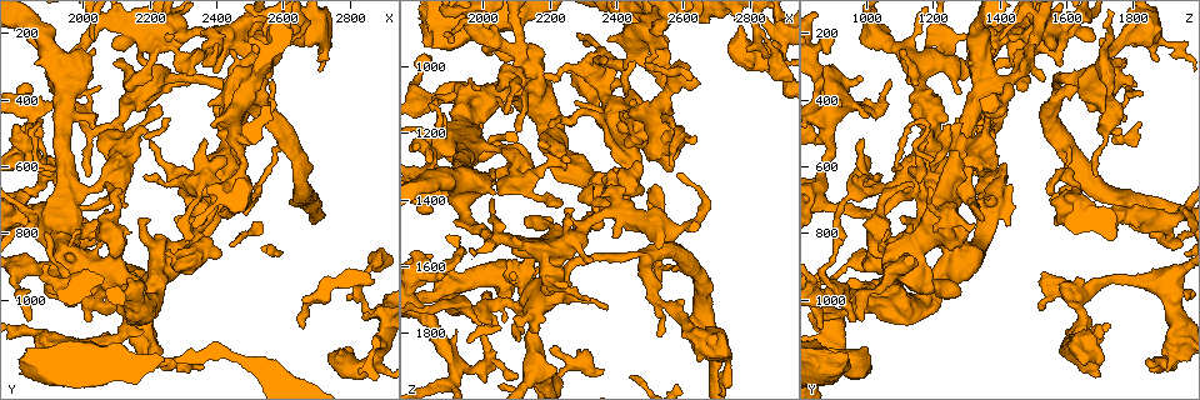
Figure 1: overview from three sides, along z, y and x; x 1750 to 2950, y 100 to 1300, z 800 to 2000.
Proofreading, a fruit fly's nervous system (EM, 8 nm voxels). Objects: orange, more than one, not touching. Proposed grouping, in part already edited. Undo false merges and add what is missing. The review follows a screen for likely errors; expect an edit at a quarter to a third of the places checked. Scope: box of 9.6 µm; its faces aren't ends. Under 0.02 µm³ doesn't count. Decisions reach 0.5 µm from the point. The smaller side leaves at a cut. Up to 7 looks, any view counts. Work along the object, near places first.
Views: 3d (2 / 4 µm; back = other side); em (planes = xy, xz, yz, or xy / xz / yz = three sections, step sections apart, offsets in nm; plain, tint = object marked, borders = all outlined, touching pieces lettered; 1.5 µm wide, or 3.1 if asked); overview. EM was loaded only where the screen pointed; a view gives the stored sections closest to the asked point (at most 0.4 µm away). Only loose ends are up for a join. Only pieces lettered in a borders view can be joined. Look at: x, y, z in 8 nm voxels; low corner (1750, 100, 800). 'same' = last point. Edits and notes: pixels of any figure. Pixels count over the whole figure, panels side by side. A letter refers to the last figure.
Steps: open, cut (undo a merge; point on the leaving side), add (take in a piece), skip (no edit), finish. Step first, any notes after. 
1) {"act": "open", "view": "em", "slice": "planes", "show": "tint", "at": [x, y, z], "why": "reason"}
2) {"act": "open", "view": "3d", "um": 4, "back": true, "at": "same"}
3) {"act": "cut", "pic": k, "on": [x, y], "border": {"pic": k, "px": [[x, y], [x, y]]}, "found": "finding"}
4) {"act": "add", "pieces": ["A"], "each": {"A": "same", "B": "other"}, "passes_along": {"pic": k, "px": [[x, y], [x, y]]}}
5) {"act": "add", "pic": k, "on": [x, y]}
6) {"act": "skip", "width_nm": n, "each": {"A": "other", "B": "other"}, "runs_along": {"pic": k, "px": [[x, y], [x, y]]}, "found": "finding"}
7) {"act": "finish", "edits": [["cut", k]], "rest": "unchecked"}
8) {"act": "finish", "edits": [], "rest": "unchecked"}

{"act": "open", "view": "em", "slice": "planes", "show": "tint", "at": [1850, 430, 1370], "why": "four or more arms meet"}

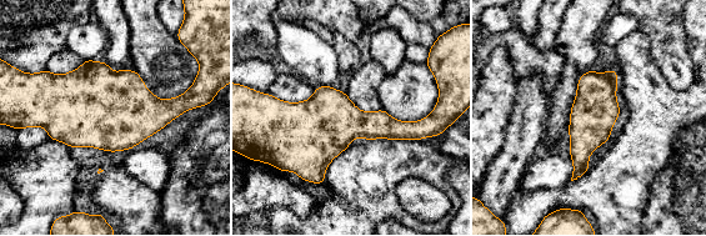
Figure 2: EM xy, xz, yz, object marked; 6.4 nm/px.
{"act": "open", "view": "em", "slice": "planes", "show": "borders", "at": "same", "why": "what lies round it"}

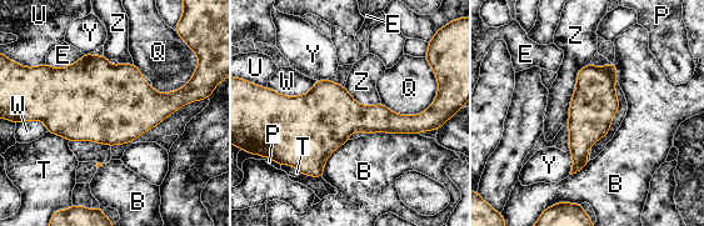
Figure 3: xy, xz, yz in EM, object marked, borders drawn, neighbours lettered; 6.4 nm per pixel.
{"act": "skip", "width_nm": 240, "each": {"B": "other", "E": "other", "P": "other", "Q": "other", "T": "other", "U": "other", "W": "other", "Y": "other", "Z": "other"}, "border": {"pic": 3, "px": [[589, 63], [578, 73], [567, 122]]}, "found": "all the same cell"}

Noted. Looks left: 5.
{"act": "open", "view": "em", "slice": "planes", "show": "borders", "at": [1870, 590, 1200], "why": "sharp bend"}

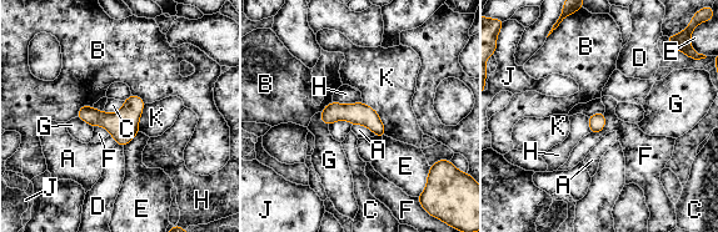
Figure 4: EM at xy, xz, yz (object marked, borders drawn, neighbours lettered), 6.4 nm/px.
{"act": "skip", "each": {"A": "other", "B": "other", "C": "other", "D": "other", "E": "other", "F": "other", "G": "other", "H": "other", "J": "other", "K": "other"}, "border": {"pic": 4, "px": [[124, 101], [116, 111], [104, 111]]}, "found": "continuous, no second cell"}

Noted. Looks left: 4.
{"act": "open", "view": "em", "slice": "planes", "show": "borders", "at": [2490, 380, 1580], "why": "abrupt turn"}

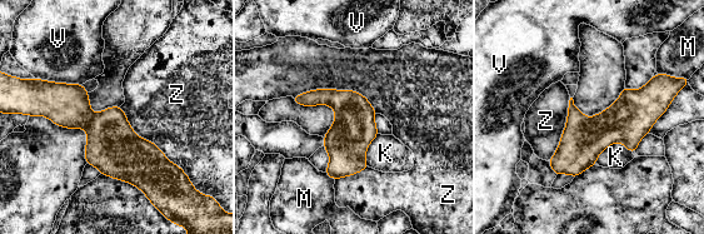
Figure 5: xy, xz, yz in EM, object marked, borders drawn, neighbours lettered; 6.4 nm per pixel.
{"act": "skip", "each": {"K": "other", "M": "other", "V": "other", "Z": "other"}, "runs_along": {"pic": 5, "px": [[43, 111], [175, 170]]}, "found": "one cell here"}

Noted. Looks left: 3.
{"act": "finish", "edits": [], "rest": "unchecked"}

